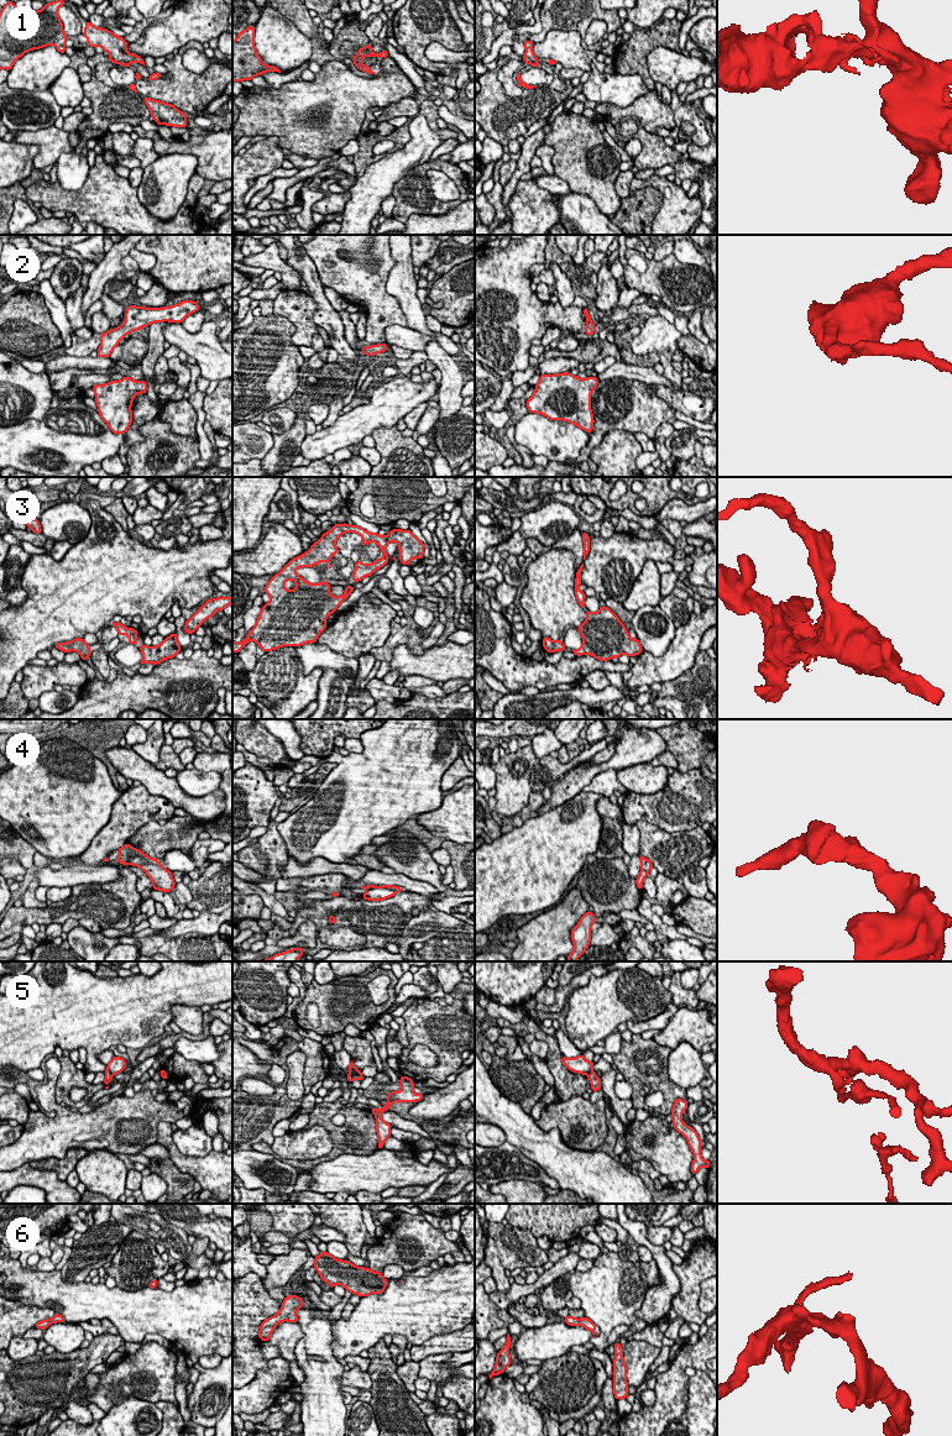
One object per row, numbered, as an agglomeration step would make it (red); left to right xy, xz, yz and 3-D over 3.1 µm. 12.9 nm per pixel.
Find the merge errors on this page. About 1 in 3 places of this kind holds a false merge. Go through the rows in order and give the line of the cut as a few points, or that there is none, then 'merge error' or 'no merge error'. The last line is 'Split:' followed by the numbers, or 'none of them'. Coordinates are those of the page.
1: cut in xz along (369, 50), (366, 56); merge error
2: no cut; no merge error
3: no cut; no merge error
4: no cut; no merge error
5: cut in xy along (106, 1069), (113, 1074); merge error
6: no cut; no merge error
Split: 1, 5

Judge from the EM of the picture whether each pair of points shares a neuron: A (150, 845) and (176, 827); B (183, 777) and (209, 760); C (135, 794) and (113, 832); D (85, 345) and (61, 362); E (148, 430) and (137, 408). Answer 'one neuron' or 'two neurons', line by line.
A: one neuron
B: two neurons
C: one neuron
D: two neurons
E: two neurons

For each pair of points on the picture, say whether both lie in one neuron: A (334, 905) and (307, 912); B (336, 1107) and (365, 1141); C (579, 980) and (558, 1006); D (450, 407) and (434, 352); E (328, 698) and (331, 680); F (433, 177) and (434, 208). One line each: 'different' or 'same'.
A: same
B: same
C: same
D: same
E: same
F: different

